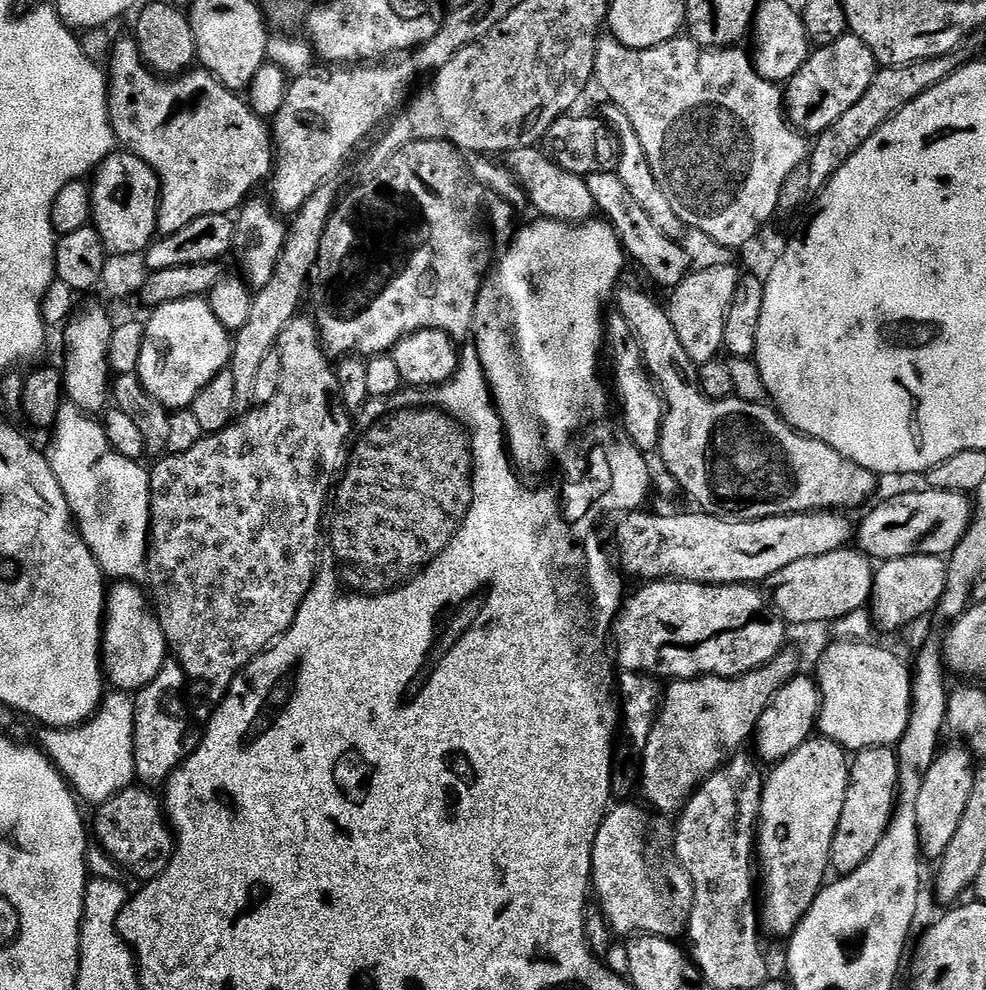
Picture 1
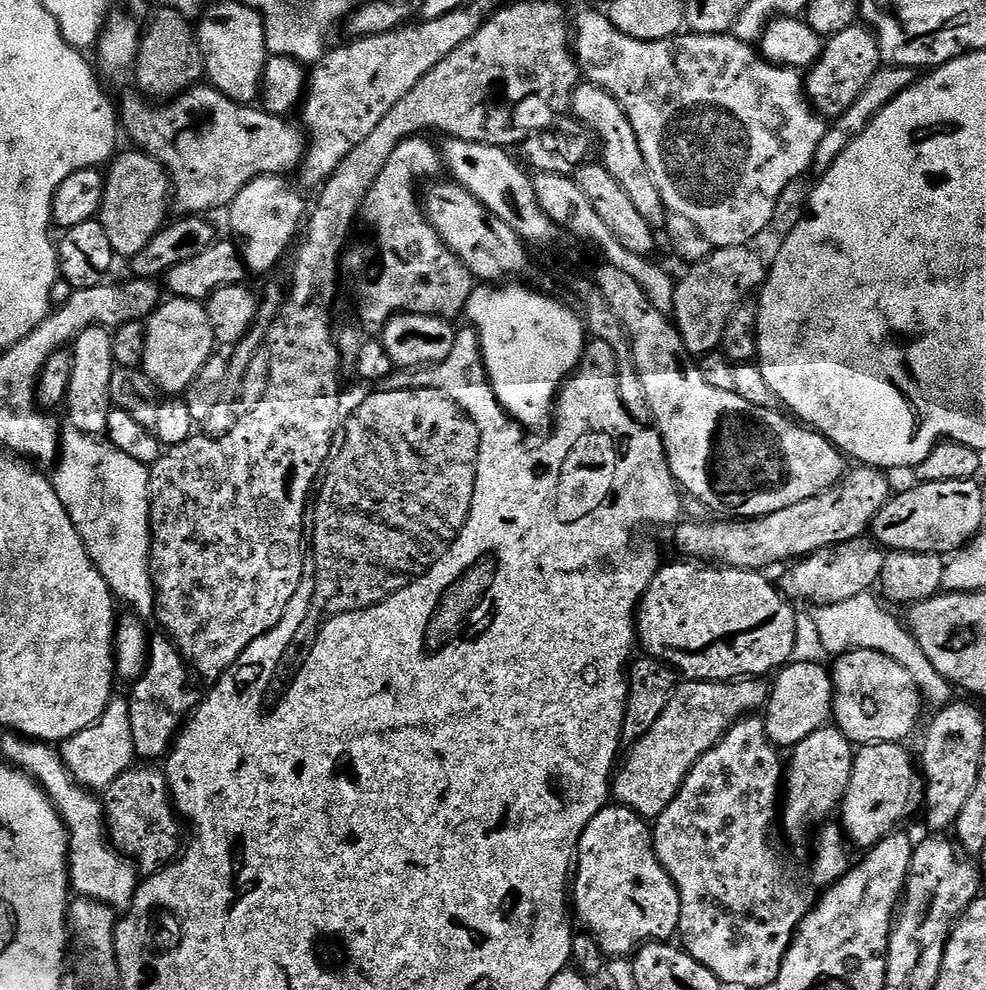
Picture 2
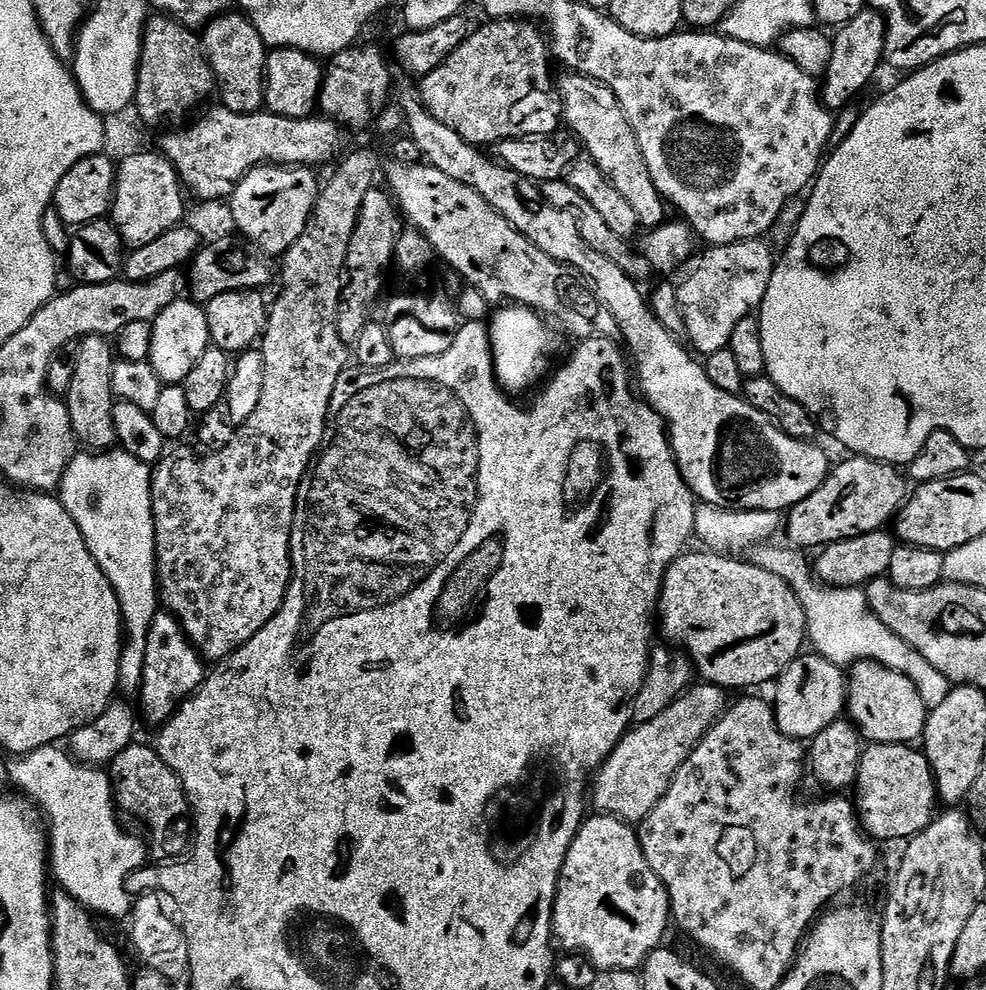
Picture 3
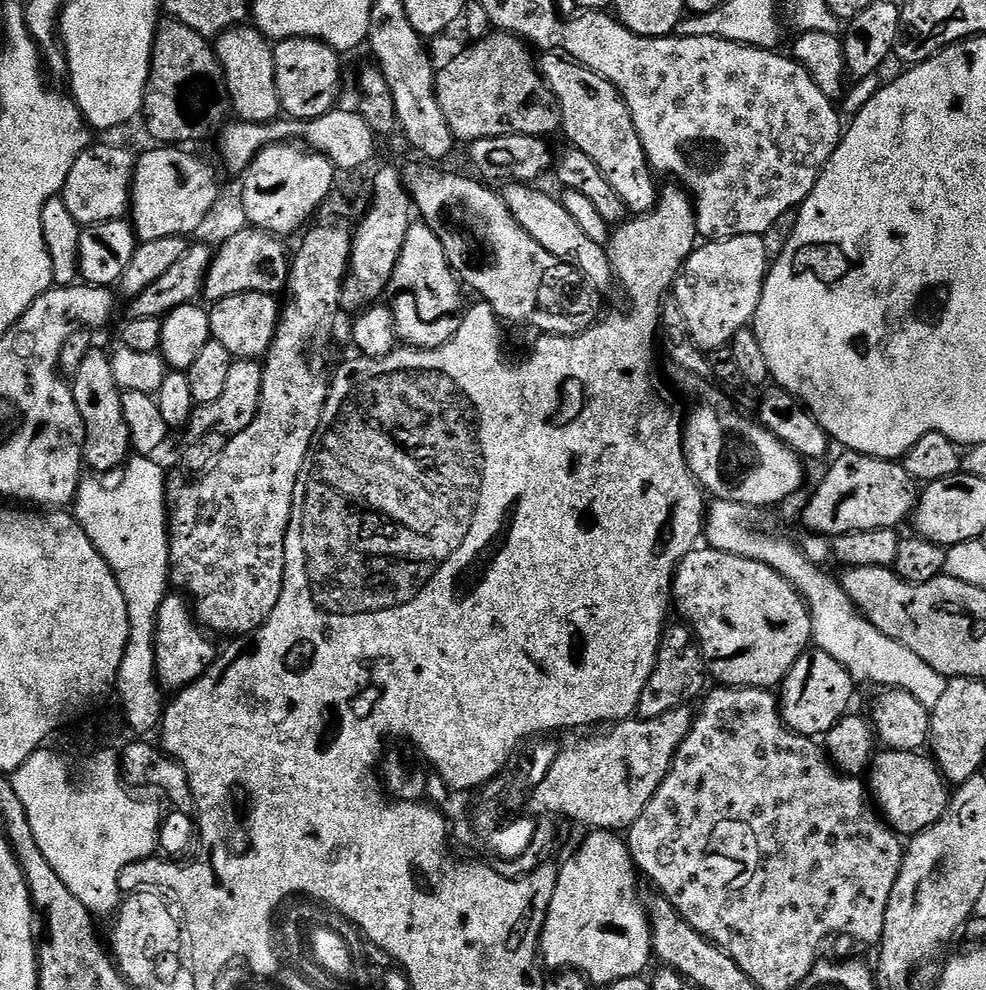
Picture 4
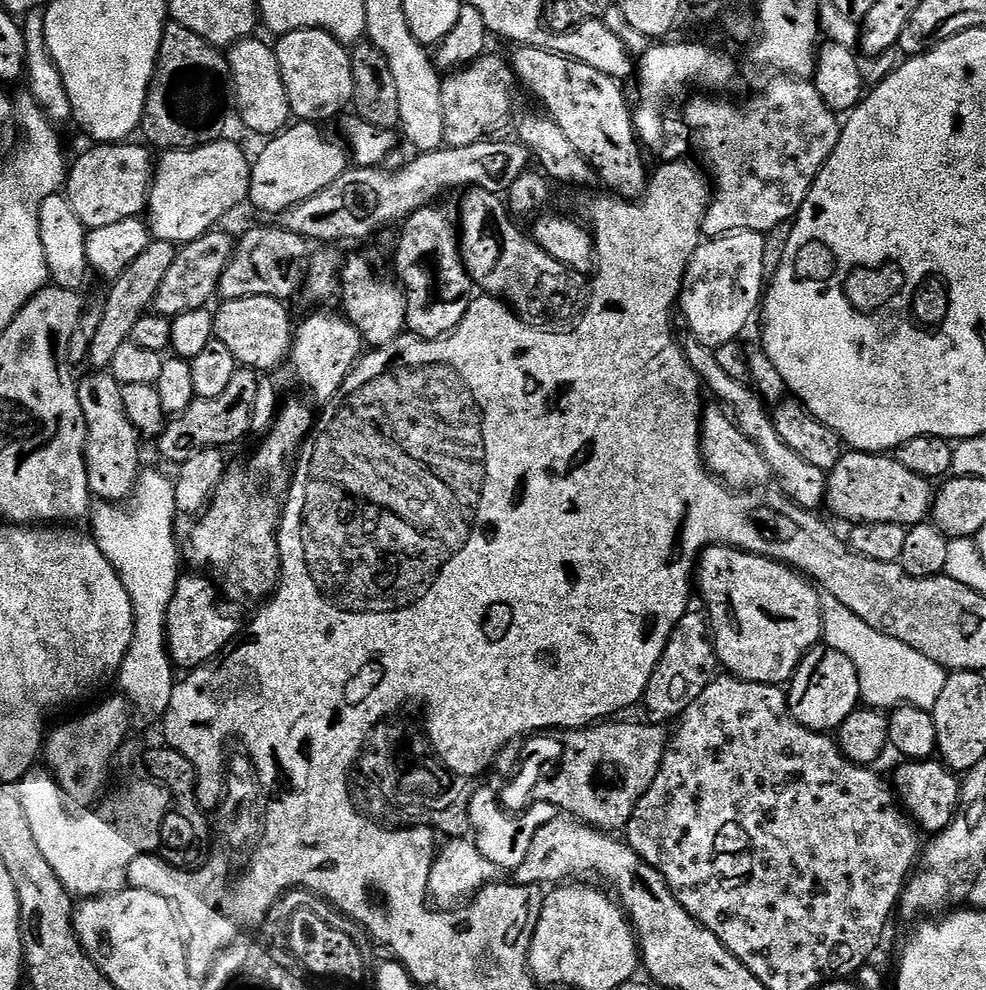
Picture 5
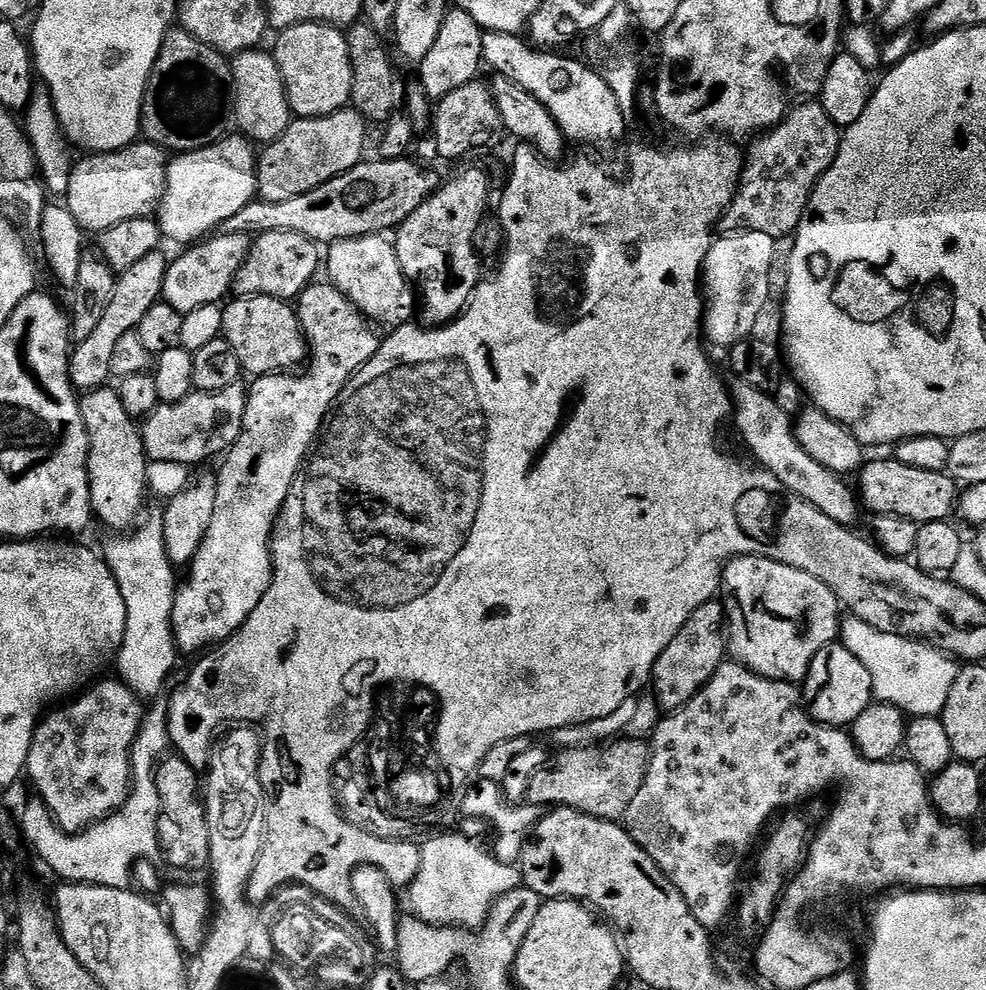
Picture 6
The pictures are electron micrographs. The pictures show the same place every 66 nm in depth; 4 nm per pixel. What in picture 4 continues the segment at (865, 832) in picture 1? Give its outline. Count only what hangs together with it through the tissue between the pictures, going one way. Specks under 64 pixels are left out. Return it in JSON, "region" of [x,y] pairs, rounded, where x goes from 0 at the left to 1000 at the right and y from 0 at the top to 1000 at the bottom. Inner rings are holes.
{"region":[[[894,759],[882,773],[883,784],[883,807],[897,831],[914,845],[924,846],[947,834],[947,830],[951,830],[951,826],[955,826],[955,822],[961,817],[963,793],[949,775],[948,767],[936,759]]]}

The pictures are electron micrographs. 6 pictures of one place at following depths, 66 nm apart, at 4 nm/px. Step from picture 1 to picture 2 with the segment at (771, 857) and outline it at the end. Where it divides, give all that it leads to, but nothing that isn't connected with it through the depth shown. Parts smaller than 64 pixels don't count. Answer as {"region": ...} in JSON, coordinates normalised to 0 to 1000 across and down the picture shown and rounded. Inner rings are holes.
{"region":[[[847,733],[826,737],[822,745],[802,757],[803,769],[798,769],[797,787],[793,793],[793,832],[795,828],[795,840],[801,847],[817,847],[819,840],[827,841],[843,825],[840,823],[856,811],[856,803],[862,794],[865,763],[864,748]]]}

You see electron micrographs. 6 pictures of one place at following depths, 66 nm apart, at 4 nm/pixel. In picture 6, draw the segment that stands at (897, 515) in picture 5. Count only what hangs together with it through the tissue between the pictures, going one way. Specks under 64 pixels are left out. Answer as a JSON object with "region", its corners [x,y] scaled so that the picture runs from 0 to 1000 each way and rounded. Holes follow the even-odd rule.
{"region":[[[907,463],[883,465],[870,477],[870,505],[879,516],[881,513],[881,518],[911,519],[923,523],[931,531],[962,524],[962,517],[965,513],[967,516],[972,505],[972,490],[965,481],[947,475],[931,475],[928,471],[915,471],[915,467]]]}

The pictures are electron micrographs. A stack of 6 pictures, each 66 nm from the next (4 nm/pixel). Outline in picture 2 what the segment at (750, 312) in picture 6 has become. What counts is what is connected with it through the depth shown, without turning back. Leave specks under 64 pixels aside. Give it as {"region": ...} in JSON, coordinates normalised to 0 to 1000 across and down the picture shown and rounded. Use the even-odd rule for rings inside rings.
{"region":[[[762,249],[727,251],[710,266],[703,266],[684,293],[682,319],[696,354],[703,361],[725,356],[733,348],[734,334],[746,312],[756,306],[758,295],[766,296],[777,282],[777,263]]]}

